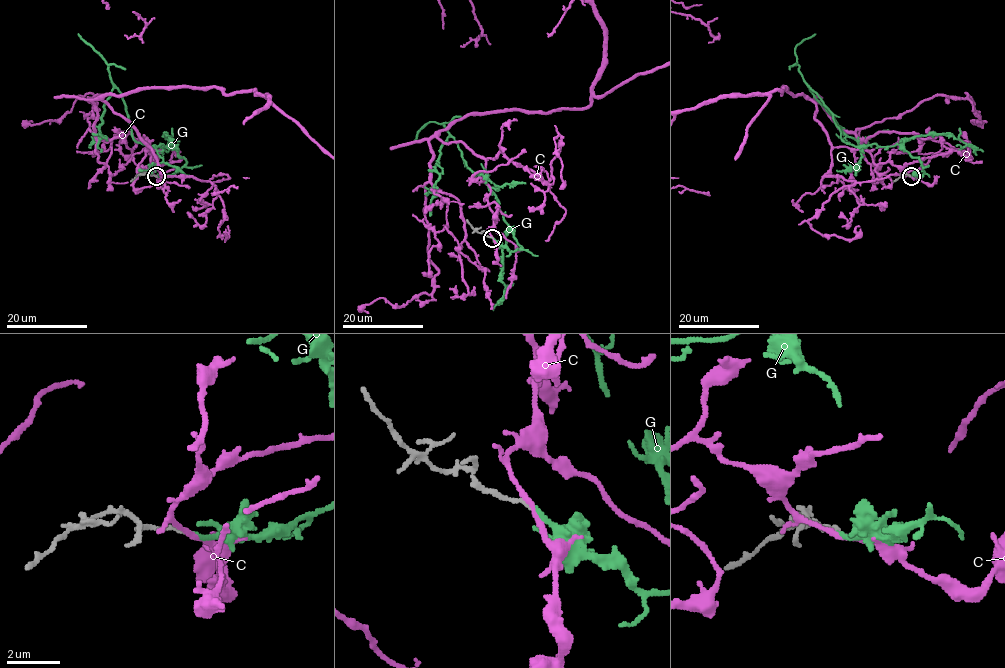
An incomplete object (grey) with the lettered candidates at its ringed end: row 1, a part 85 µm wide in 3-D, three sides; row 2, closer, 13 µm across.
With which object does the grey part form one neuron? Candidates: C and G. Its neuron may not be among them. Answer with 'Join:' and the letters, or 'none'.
Join: G

